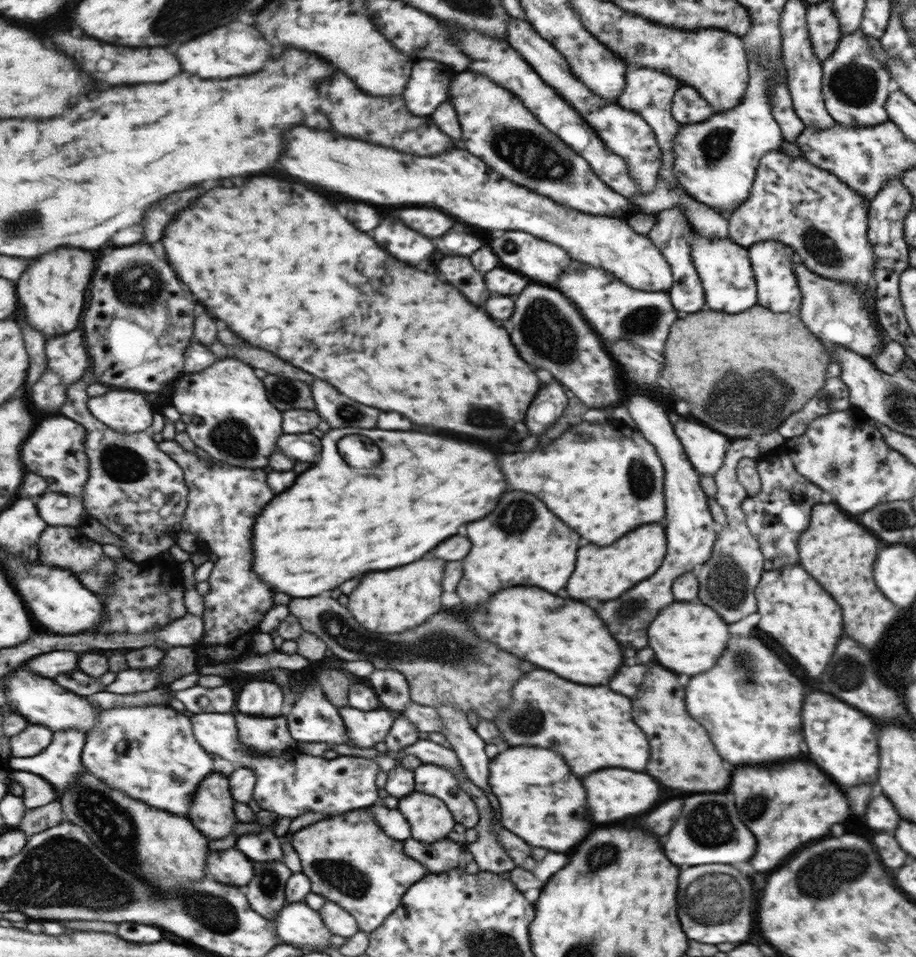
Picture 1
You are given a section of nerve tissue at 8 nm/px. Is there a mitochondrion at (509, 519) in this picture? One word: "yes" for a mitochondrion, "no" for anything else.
yes

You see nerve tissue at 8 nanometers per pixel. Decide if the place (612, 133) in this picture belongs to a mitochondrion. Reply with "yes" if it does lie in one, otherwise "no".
no

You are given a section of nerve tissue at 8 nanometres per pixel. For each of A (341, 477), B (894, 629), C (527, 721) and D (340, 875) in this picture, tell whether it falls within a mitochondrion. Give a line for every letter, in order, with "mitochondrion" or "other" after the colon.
A: other
B: other
C: mitochondrion
D: mitochondrion

